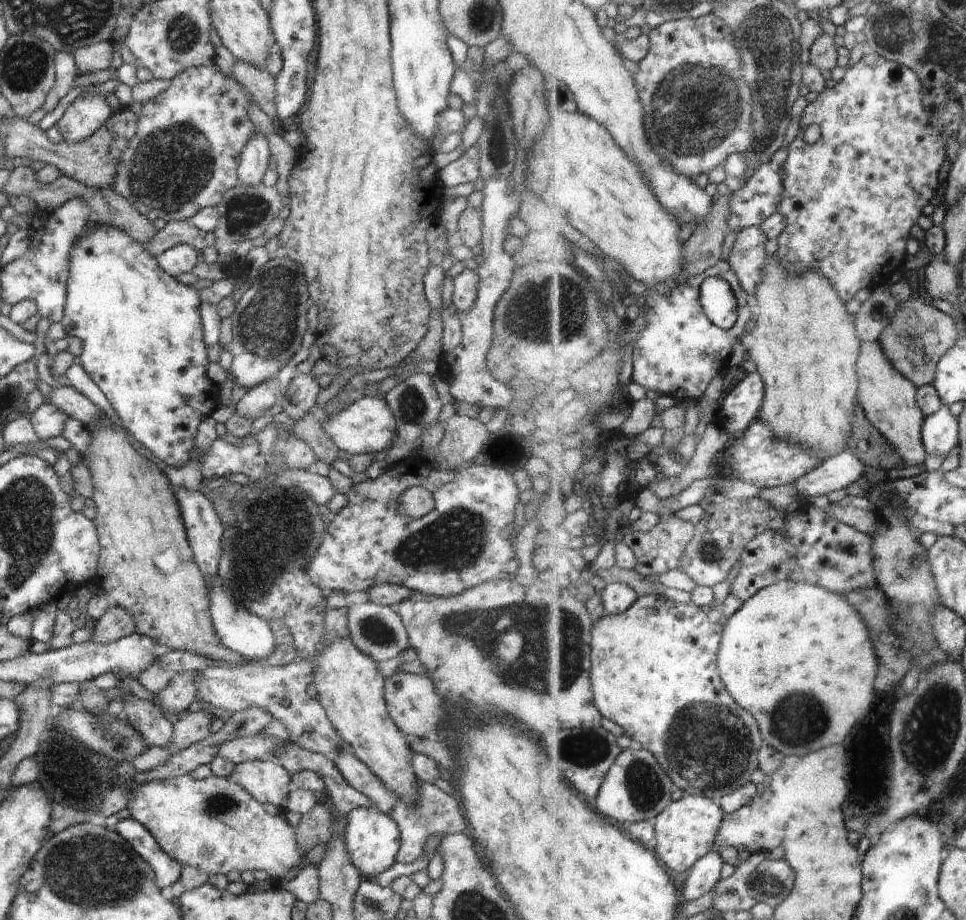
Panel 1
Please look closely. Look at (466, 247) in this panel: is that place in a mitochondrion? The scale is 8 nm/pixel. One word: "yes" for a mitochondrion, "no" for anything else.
no

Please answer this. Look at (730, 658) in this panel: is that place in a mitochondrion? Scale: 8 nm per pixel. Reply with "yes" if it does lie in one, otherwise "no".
no

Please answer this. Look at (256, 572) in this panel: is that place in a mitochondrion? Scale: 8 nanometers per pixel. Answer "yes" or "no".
yes

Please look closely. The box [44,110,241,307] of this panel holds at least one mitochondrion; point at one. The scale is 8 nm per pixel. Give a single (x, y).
(170, 172)

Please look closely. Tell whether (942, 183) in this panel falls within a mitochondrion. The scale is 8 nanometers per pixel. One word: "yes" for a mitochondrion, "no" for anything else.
no

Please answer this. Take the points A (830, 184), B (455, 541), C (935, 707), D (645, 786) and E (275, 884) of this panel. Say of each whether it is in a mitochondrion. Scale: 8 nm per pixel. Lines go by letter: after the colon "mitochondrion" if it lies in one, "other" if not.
A: mitochondrion
B: mitochondrion
C: mitochondrion
D: mitochondrion
E: other

